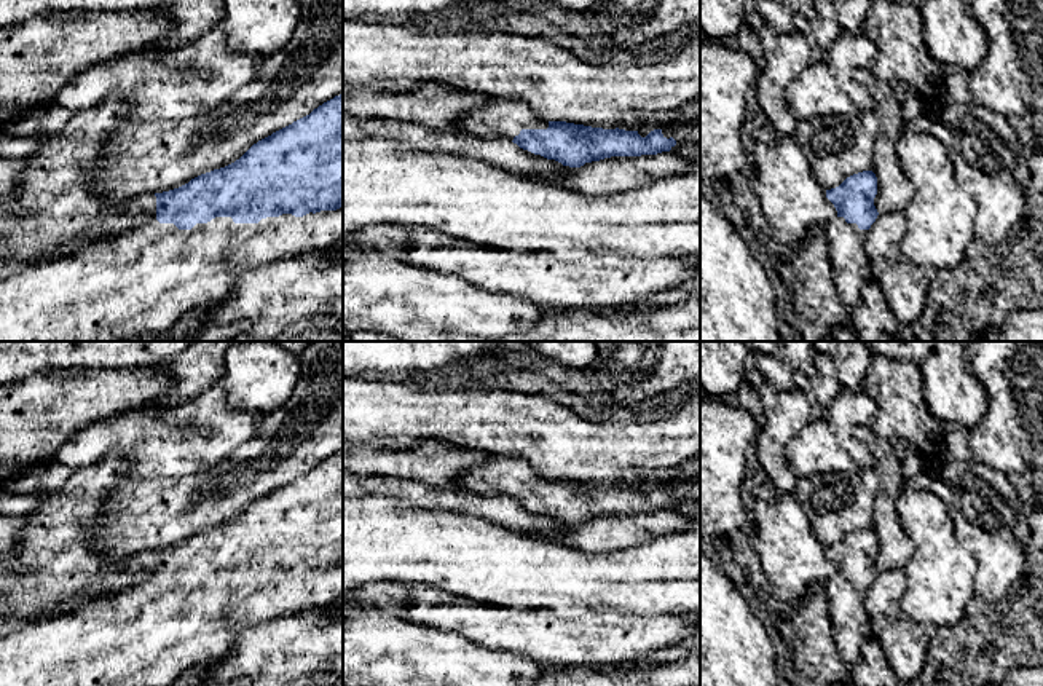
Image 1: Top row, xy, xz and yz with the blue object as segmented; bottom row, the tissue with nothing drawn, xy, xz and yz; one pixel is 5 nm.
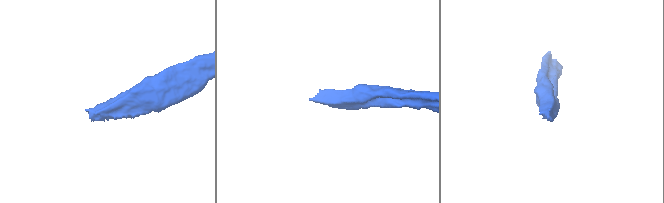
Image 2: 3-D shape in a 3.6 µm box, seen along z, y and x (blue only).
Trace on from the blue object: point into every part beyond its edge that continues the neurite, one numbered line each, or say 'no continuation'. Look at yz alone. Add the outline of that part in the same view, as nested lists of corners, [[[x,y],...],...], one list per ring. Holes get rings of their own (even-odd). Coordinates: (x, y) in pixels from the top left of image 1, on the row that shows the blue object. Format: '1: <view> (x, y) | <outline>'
1: yz (852, 268) | [[[836,217],[823,227],[829,244],[834,284],[848,308],[863,302],[864,286],[874,279],[872,260],[864,252],[868,230]]]

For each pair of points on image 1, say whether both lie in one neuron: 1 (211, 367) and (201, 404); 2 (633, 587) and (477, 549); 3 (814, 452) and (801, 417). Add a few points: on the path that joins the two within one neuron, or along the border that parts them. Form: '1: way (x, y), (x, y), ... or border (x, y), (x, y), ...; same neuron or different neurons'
1: border (216, 383), (169, 404); different neurons
2: way (595, 579), (515, 571); same neuron
3: border (812, 420), (787, 449); different neurons

